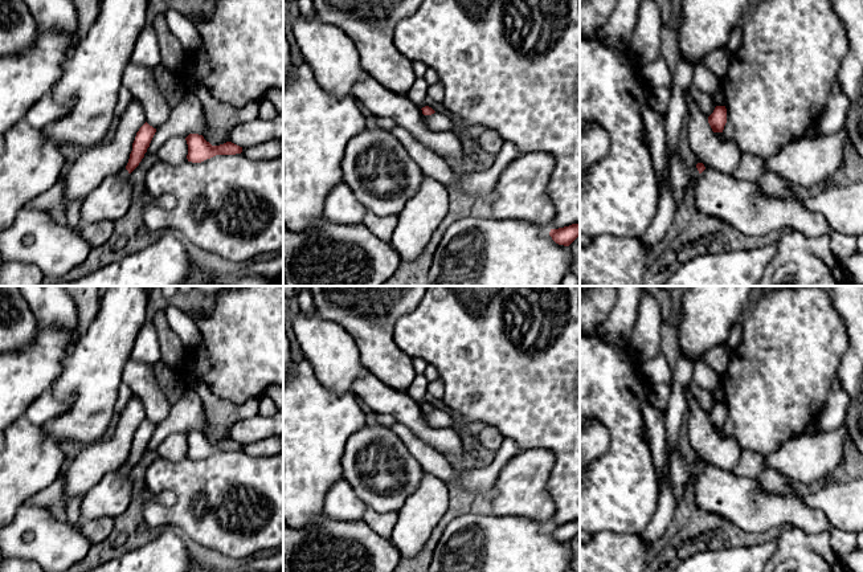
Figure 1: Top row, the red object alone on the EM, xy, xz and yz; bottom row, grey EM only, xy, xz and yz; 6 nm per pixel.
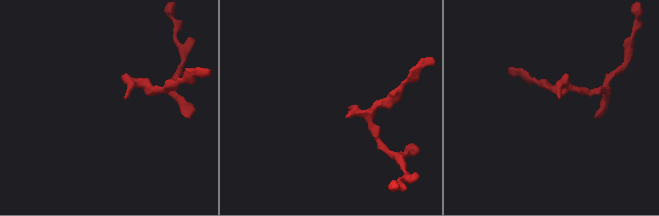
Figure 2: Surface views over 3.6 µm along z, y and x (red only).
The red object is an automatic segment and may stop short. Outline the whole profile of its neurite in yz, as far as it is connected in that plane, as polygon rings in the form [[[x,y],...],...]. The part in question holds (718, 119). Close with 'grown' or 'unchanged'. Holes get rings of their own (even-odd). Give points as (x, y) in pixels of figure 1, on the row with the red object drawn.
[[[716,106],[713,113],[708,117],[708,123],[713,132],[723,132],[727,123],[725,106]]]; unchanged

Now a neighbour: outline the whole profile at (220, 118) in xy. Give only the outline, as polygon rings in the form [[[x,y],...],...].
[[[197,85],[192,91],[200,101],[205,117],[205,132],[203,136],[212,146],[229,142],[229,131],[233,127],[258,118],[261,102],[249,102],[237,109],[218,101],[203,85]]]

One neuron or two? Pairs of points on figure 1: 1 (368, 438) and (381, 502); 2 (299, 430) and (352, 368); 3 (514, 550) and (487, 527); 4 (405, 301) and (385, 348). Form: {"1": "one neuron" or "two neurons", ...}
{"1": "one neuron", "2": "two neurons", "3": "one neuron", "4": "one neuron"}

